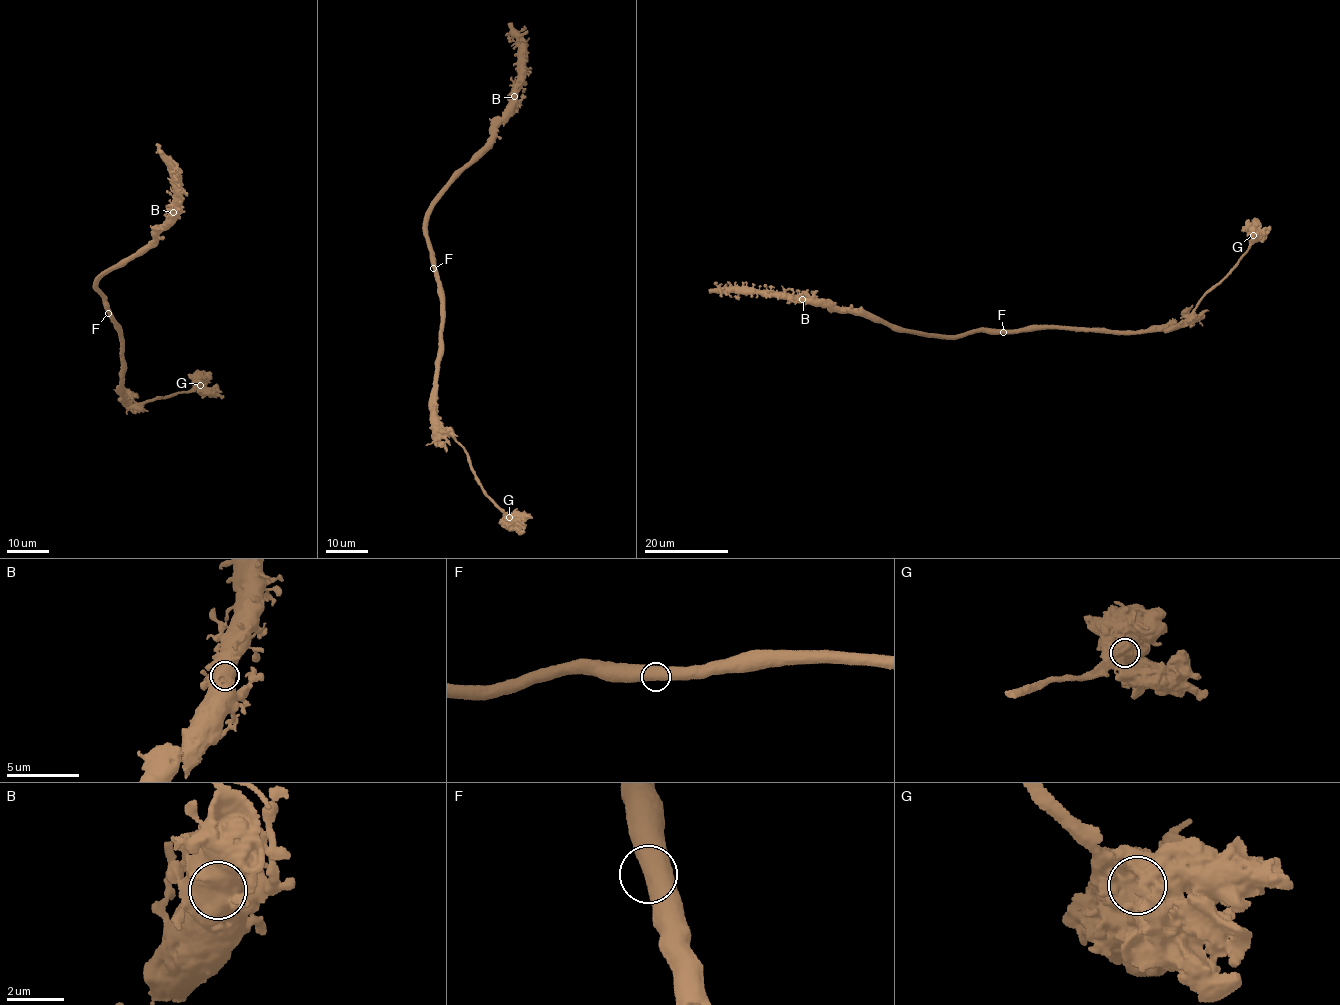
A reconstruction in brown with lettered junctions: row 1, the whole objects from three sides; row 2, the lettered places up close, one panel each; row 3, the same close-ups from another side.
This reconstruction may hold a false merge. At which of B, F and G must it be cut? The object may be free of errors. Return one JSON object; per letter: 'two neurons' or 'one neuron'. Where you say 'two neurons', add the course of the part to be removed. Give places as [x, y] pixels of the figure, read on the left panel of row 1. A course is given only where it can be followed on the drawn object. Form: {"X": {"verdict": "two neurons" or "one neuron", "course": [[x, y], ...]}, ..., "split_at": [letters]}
{"B": {"verdict": "one neuron"}, "F": {"verdict": "one neuron"}, "G": {"verdict": "one neuron"}, "split_at": []}

